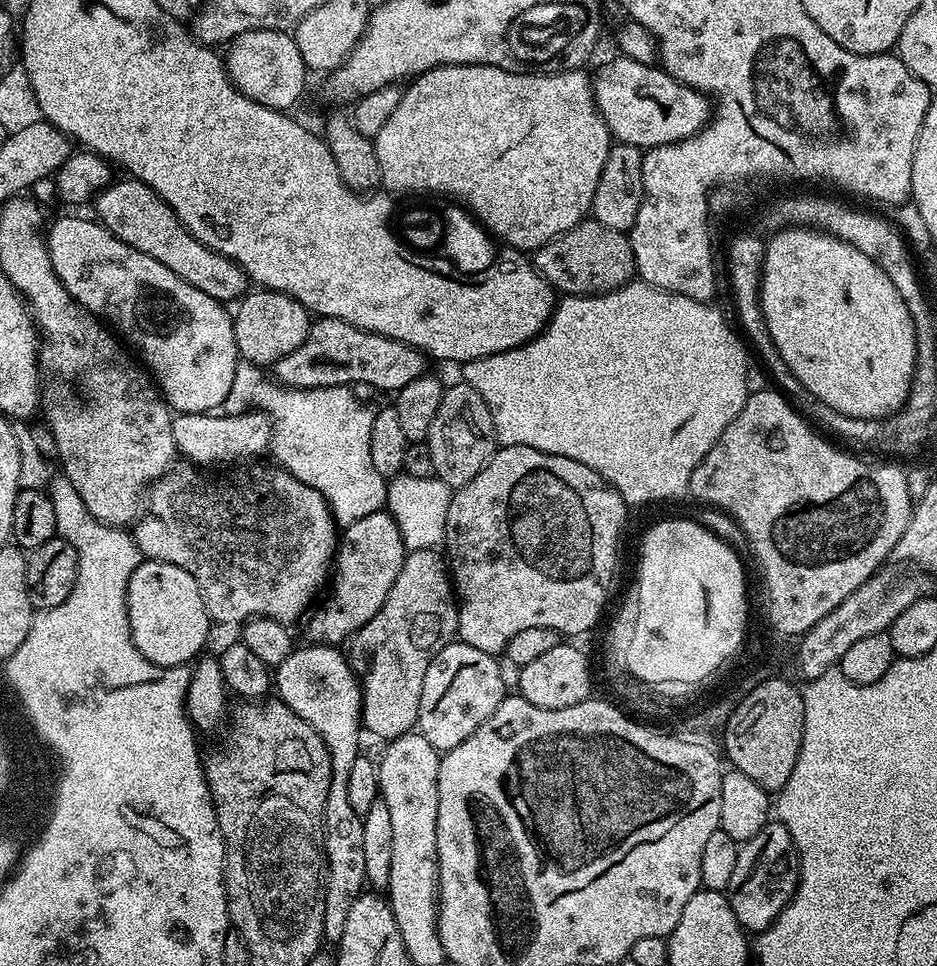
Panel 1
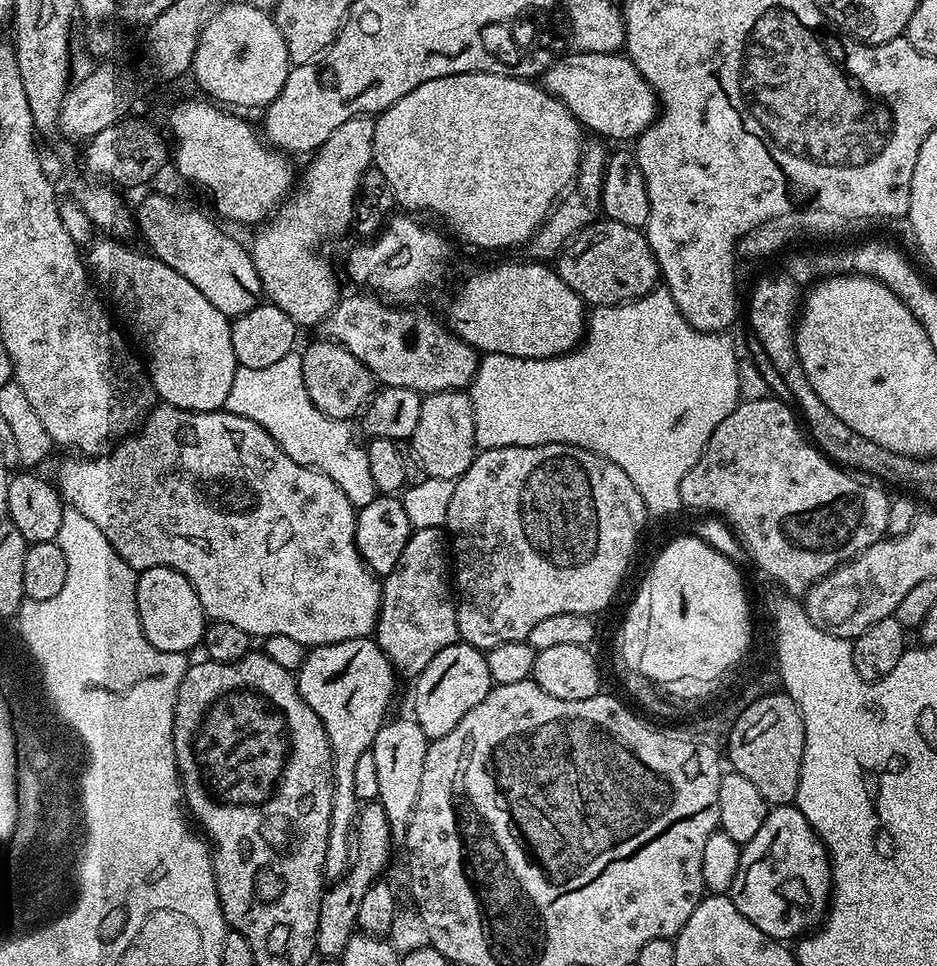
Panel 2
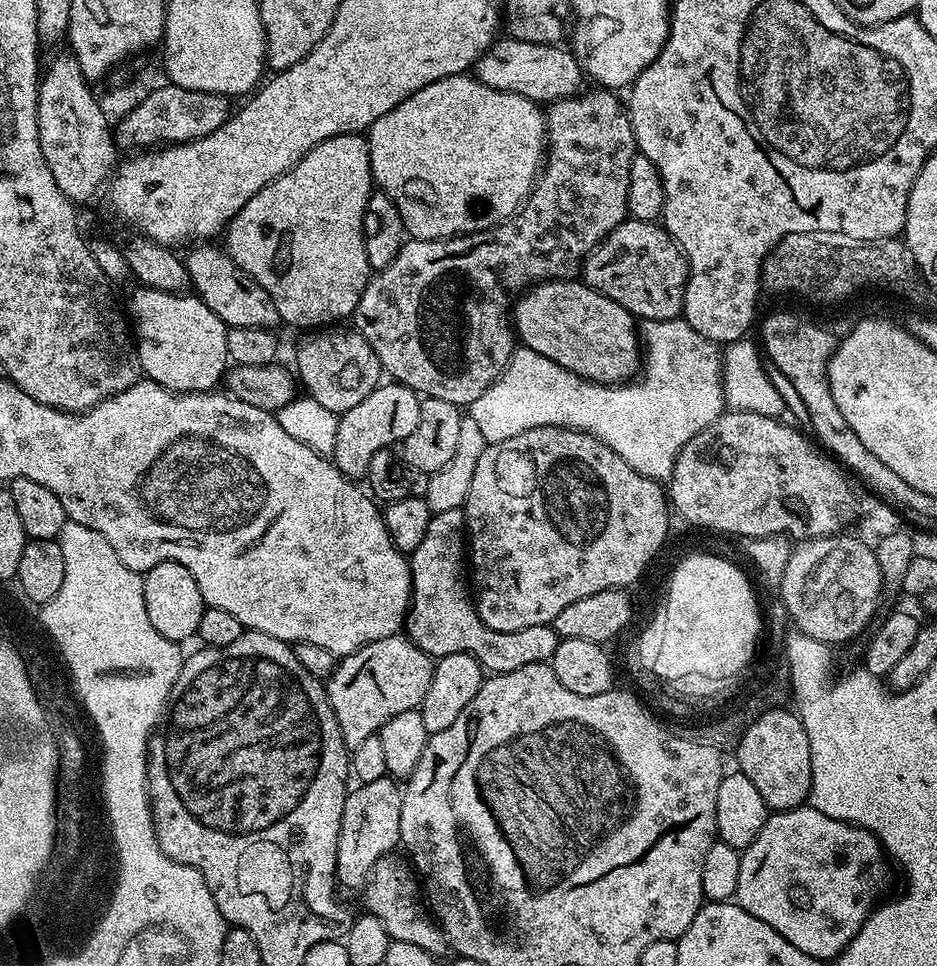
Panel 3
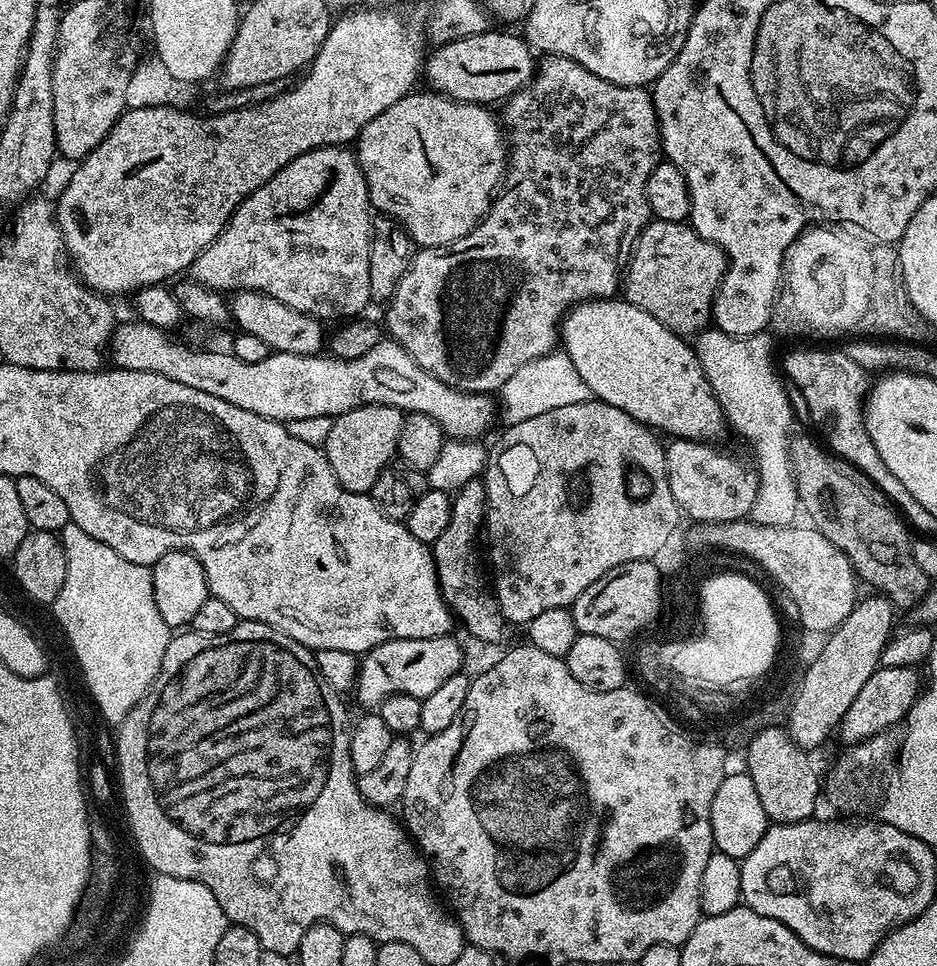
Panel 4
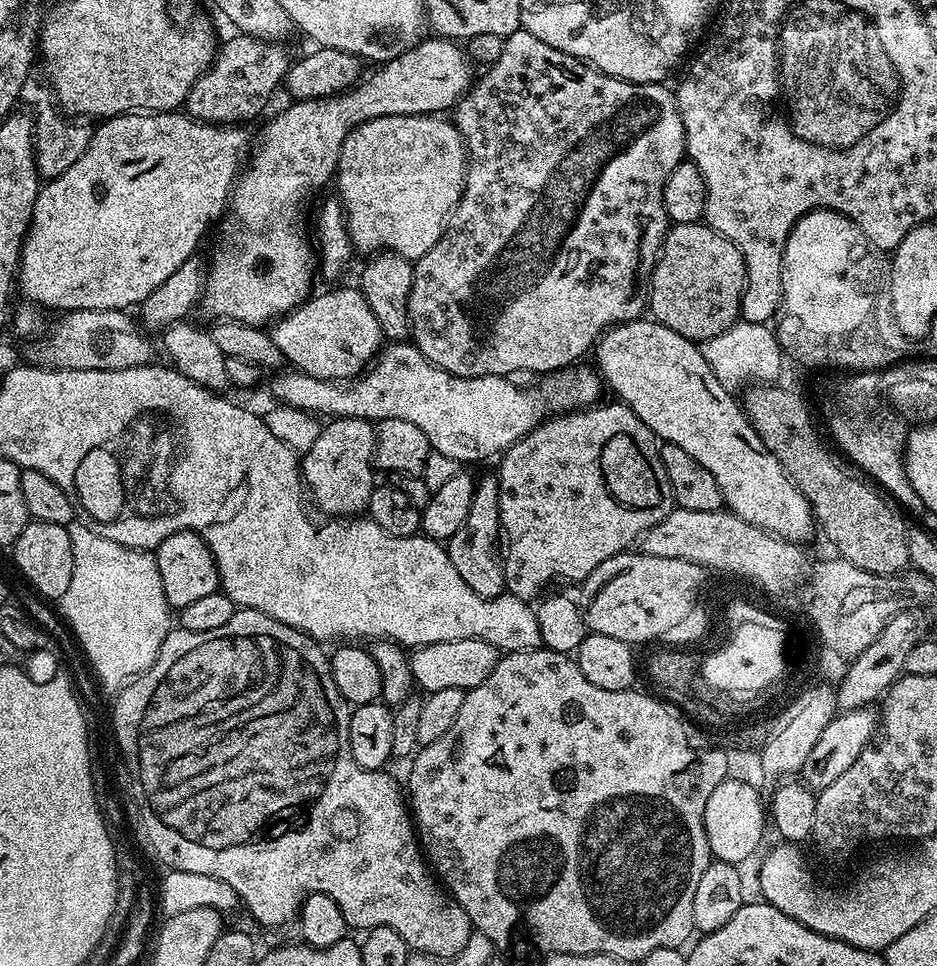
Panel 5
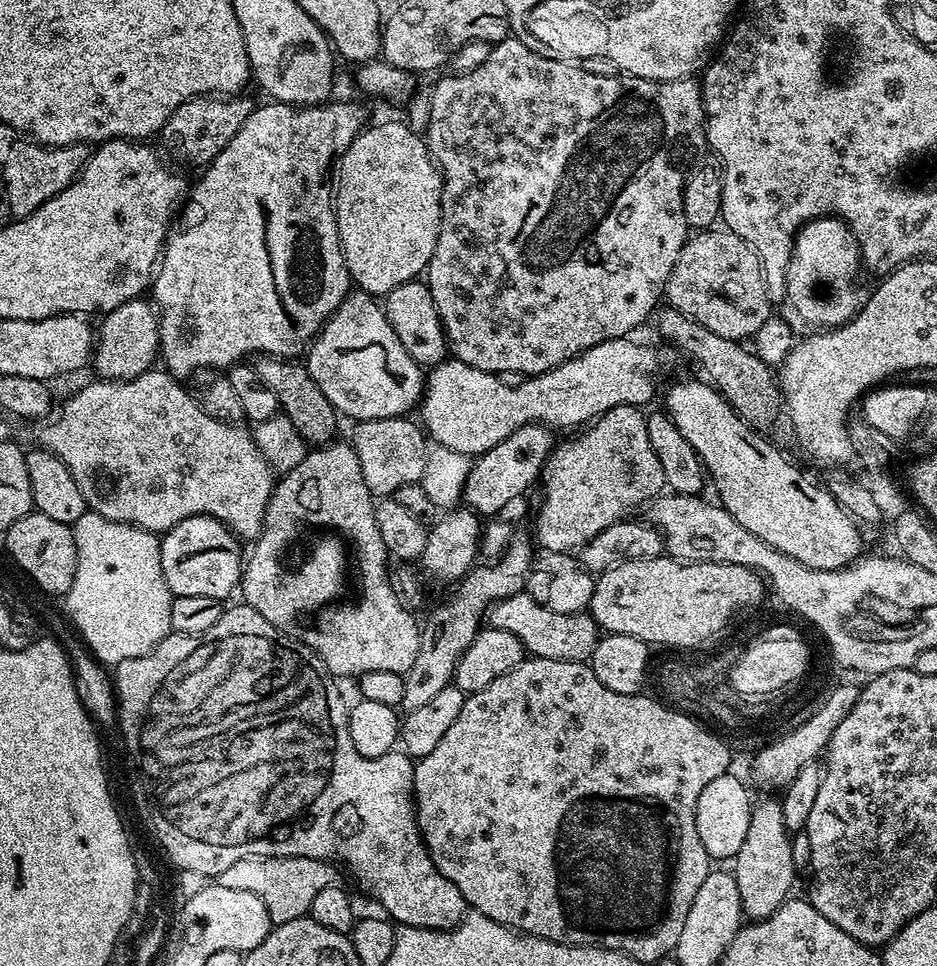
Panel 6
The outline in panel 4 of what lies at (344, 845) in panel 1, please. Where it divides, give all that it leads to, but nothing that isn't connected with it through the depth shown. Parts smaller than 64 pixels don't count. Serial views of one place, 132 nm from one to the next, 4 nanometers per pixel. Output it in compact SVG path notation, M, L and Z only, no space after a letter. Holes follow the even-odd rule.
M447 635L435 636L434 638L391 640L390 642L382 642L370 651L363 653L360 661L360 673L354 689L354 697L356 696L357 702L365 704L368 707L365 709L372 710L386 698L390 698L399 692L419 700L424 700L430 694L434 694L434 690L438 690L438 686L442 686L442 682L446 682L446 678L454 678L463 669L460 667L464 664L464 652L460 649L459 642L452 639L451 635Z

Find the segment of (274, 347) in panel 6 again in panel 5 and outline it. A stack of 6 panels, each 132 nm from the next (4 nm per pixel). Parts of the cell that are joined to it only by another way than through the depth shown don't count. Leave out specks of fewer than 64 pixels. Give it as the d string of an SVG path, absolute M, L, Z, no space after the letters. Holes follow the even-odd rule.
M425 38L406 50L406 54L398 54L398 58L379 65L368 81L365 79L337 96L289 103L289 108L282 109L265 126L237 179L230 211L222 220L224 233L220 236L220 245L213 250L213 262L206 268L202 308L204 304L212 318L268 326L309 299L313 291L314 244L309 229L307 232L300 228L300 203L307 198L308 191L318 191L327 180L329 183L335 177L342 142L346 142L352 128L379 116L430 116L447 113L444 112L447 108L448 111L455 109L474 84L472 64L460 48L463 47L455 40Z

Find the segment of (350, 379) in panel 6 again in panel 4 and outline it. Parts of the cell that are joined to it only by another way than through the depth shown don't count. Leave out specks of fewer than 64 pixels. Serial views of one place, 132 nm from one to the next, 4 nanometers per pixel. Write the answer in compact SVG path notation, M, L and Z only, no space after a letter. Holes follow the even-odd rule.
M239 291L230 300L230 320L239 331L254 334L262 338L272 352L289 352L303 356L317 355L325 347L326 333L324 334L321 321L315 316L307 316L282 302L278 298L270 298L265 292Z

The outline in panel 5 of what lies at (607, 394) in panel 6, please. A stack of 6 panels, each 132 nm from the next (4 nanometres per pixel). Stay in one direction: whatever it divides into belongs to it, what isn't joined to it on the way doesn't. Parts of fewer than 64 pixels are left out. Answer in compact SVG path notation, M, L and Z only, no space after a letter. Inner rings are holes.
M392 342L377 355L367 371L353 379L343 382L319 380L313 376L307 376L304 372L287 370L288 372L281 371L276 374L281 374L281 376L273 378L272 392L277 396L275 398L277 401L300 408L303 412L319 414L324 418L349 416L373 422L386 418L402 418L406 422L414 422L414 426L418 426L418 430L426 434L431 451L446 454L446 458L464 462L464 460L488 460L491 456L499 457L511 444L518 442L526 434L530 434L530 430L534 430L539 424L543 424L549 414L575 412L578 408L595 405L601 399L602 377L595 367L580 367L584 366L573 366L553 372L545 375L540 385L537 383L535 386L519 388L511 384L507 376L479 376L478 378L455 376L431 364L416 349L415 344Z

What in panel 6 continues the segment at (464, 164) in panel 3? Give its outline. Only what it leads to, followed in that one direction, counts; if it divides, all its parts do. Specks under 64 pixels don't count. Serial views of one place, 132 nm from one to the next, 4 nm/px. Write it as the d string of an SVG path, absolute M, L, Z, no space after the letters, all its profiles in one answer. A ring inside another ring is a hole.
M388 120L385 124L376 124L365 127L350 142L350 146L344 151L334 165L334 207L336 210L336 225L338 226L338 238L340 249L344 255L344 261L348 267L348 275L351 283L361 292L367 292L373 298L383 298L390 290L402 286L406 282L417 279L427 269L430 258L434 254L434 246L438 242L438 230L440 229L440 190L442 177L435 160L428 155L428 145L420 140L404 124L396 120Z

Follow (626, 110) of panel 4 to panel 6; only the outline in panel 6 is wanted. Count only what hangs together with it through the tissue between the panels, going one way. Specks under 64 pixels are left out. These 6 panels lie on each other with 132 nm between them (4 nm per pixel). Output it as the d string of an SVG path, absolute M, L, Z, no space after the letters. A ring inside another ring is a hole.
M507 39L507 40L502 40L502 41L499 41L499 42L496 42L496 43L493 43L493 44L492 44L492 45L491 45L491 47L489 47L489 48L492 48L492 49L490 49L490 50L489 50L489 52L488 52L488 57L486 57L486 58L485 58L485 60L484 60L484 61L482 61L482 62L481 62L481 64L476 64L476 65L474 65L474 66L473 66L473 68L472 68L472 69L470 69L470 70L469 70L469 72L460 72L460 73L458 73L458 74L457 74L457 76L444 76L444 77L442 77L442 78L441 78L441 80L440 80L440 81L438 81L438 82L437 82L437 84L436 84L436 89L434 89L434 90L433 90L433 92L432 92L432 97L430 97L430 98L429 98L429 100L428 100L428 136L427 136L427 135L426 135L426 143L427 143L427 145L428 145L428 155L429 155L429 156L431 156L431 157L432 157L432 159L433 159L433 160L435 160L435 162L436 162L436 166L437 166L437 168L439 168L439 169L440 169L440 174L441 174L441 177L442 177L442 184L443 184L443 187L441 187L441 190L440 190L440 229L439 229L439 230L438 230L438 242L437 242L437 243L436 243L436 245L435 245L435 246L434 246L434 254L433 254L433 255L432 255L432 257L431 257L431 258L430 258L430 262L429 262L429 263L428 263L428 266L427 266L427 269L426 269L426 283L427 283L427 286L428 286L428 289L429 289L429 290L430 290L430 298L434 298L434 306L435 306L435 307L436 307L436 309L437 309L437 310L438 310L438 314L439 314L439 315L440 315L440 320L441 320L441 321L442 321L442 322L443 322L443 324L444 324L444 337L446 337L446 339L448 339L448 350L449 350L449 353L451 353L451 355L452 355L452 356L453 356L453 357L455 357L455 359L458 359L458 360L461 360L461 361L462 361L462 362L466 362L466 366L474 366L474 367L475 367L475 368L477 368L477 369L478 369L478 370L486 370L486 371L487 371L487 372L494 372L494 373L497 373L497 374L508 374L508 373L504 373L504 372L521 372L521 373L520 373L520 374L519 374L519 375L520 375L520 376L521 376L521 377L524 377L524 378L527 378L527 377L529 377L529 376L537 376L537 375L538 375L538 374L542 374L542 373L543 373L543 372L545 372L545 371L546 371L546 370L550 370L550 369L551 369L551 368L553 368L553 367L554 367L554 366L558 366L558 365L559 365L559 364L561 364L561 363L562 363L562 362L566 362L566 361L567 361L567 360L569 360L569 359L570 359L570 358L574 358L574 357L575 357L575 356L577 356L577 355L578 355L578 354L582 354L582 353L583 353L583 352L585 352L585 351L586 351L586 350L590 350L590 346L598 346L598 342L606 342L606 341L607 341L607 340L613 340L613 339L614 339L614 338L618 338L618 337L619 337L619 336L628 336L628 335L629 335L629 334L632 334L632 331L634 331L634 330L635 330L635 328L636 328L636 327L638 327L638 326L639 326L639 324L640 324L640 323L642 323L642 322L643 322L643 320L644 320L644 319L646 319L646 318L647 318L647 316L648 316L648 315L649 315L649 316L648 316L648 319L649 319L649 317L651 317L651 316L652 316L652 315L653 315L653 313L655 313L655 312L656 312L656 311L657 311L657 308L658 308L658 305L659 305L659 304L660 304L660 303L661 303L661 301L660 301L660 302L659 302L659 300L662 300L662 297L663 297L663 296L664 296L664 295L665 295L665 292L666 292L666 285L667 285L667 282L668 282L668 279L669 279L669 278L670 278L670 270L674 270L674 262L678 262L678 254L679 254L679 253L680 253L680 251L681 251L681 250L682 250L682 246L683 246L683 245L684 245L684 243L686 243L686 242L687 242L687 240L688 240L688 237L689 237L689 235L690 235L690 229L689 229L689 226L688 226L688 223L687 223L687 222L686 222L686 214L685 214L685 213L684 213L684 184L685 184L685 182L686 182L686 181L688 181L688 174L689 174L689 171L690 171L690 169L691 169L691 168L692 168L692 167L693 167L693 165L695 165L695 164L696 164L696 163L697 163L697 160L698 160L698 157L699 157L699 156L700 156L700 155L701 155L701 153L703 153L703 152L704 152L704 151L705 151L705 148L706 148L706 137L705 137L705 135L704 135L704 93L703 93L703 91L702 91L702 88L701 88L701 85L700 85L700 84L699 84L699 83L697 83L697 81L696 81L696 84L695 84L695 82L694 82L694 81L695 81L695 79L692 79L692 78L685 78L685 79L683 79L683 80L647 80L647 79L646 79L646 78L638 78L638 77L637 77L637 76L630 76L630 75L627 75L627 74L624 74L624 75L620 75L620 74L615 74L615 75L616 75L616 76L603 76L603 74L602 74L602 73L600 73L600 72L587 72L587 70L586 70L586 69L584 69L584 68L587 68L587 67L584 67L584 66L581 66L581 65L580 65L580 64L579 64L579 63L576 63L576 62L569 62L569 61L567 61L567 60L555 60L555 59L554 59L554 58L546 58L546 57L545 57L545 56L544 56L544 55L542 55L542 54L534 54L534 50L530 50L530 49L529 49L529 48L527 48L527 47L526 47L526 46L522 46L522 45L521 45L521 44L518 44L518 43L515 43L515 42L513 42L513 41L512 41L512 40L511 40L511 39Z

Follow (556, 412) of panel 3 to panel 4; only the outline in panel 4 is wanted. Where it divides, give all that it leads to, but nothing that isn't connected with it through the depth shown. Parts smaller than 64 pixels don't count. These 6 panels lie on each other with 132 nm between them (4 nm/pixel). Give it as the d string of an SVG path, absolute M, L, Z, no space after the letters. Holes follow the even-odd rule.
M553 350L510 374L498 393L498 416L501 421L504 419L505 425L517 424L526 422L526 418L538 418L546 410L558 410L558 406L574 406L589 396L586 382L582 382L568 355L562 350Z

